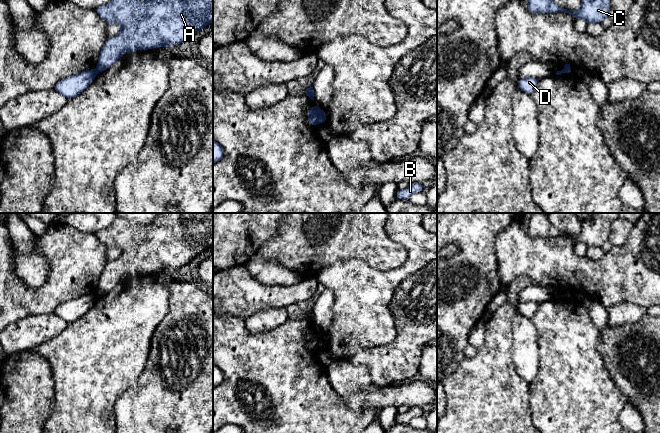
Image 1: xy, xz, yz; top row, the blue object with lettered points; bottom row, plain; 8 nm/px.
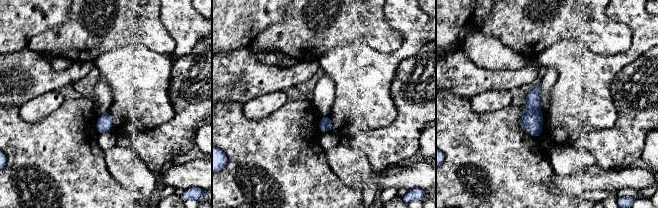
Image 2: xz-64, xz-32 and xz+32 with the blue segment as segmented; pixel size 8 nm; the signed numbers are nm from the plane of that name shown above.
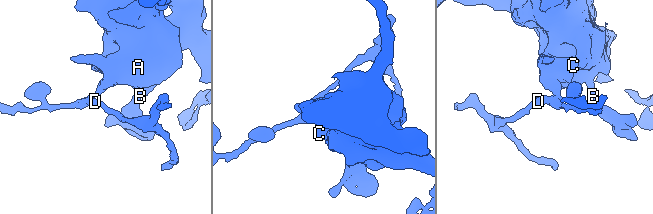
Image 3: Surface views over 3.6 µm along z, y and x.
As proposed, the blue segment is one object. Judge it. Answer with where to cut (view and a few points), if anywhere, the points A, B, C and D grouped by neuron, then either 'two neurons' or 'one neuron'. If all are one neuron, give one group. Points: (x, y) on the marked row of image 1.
cut in xz along (321, 111), (319, 122); A B C / D; two neurons

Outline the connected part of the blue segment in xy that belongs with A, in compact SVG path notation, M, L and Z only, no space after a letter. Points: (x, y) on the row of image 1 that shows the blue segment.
M111 0L97 7L95 11L105 22L116 23L121 27L120 33L108 38L100 51L96 68L99 73L112 66L125 53L181 44L201 32L206 25L213 23L213 0Z

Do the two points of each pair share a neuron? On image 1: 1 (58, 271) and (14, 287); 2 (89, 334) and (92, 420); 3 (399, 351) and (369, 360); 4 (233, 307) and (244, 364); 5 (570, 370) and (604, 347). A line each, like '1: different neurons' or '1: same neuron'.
1: same neuron
2: same neuron
3: same neuron
4: different neurons
5: different neurons

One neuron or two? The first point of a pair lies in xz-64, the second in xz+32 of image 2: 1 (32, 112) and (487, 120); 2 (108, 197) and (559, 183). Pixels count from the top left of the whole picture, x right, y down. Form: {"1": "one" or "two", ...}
{"1": "two", "2": "two"}

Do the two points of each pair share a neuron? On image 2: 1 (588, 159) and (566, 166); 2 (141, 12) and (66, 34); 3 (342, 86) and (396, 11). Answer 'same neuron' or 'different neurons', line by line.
1: same neuron
2: same neuron
3: same neuron

